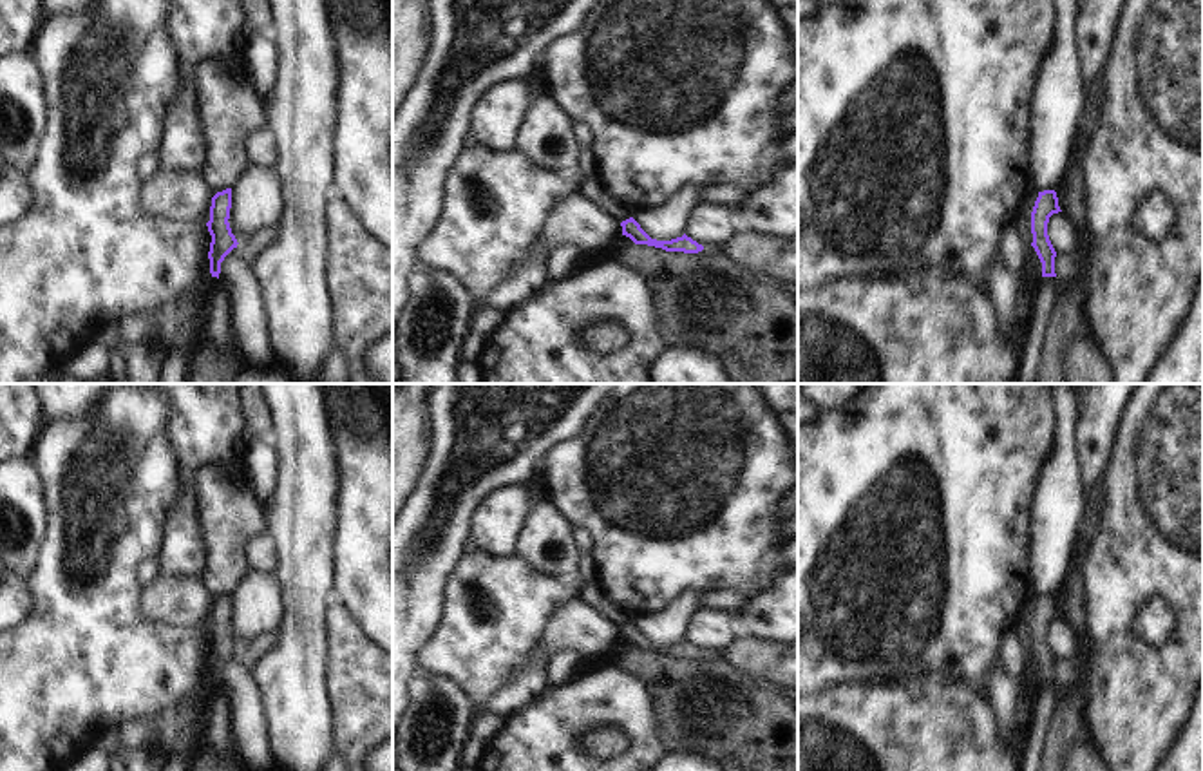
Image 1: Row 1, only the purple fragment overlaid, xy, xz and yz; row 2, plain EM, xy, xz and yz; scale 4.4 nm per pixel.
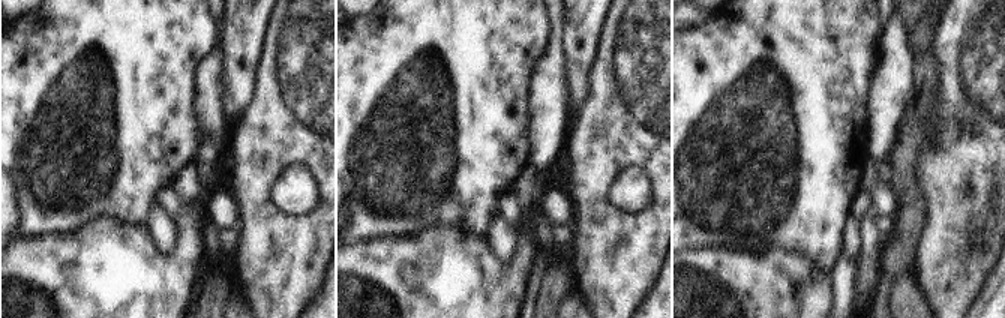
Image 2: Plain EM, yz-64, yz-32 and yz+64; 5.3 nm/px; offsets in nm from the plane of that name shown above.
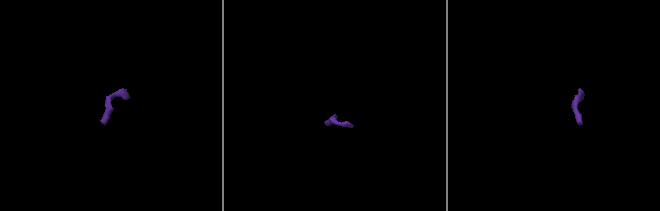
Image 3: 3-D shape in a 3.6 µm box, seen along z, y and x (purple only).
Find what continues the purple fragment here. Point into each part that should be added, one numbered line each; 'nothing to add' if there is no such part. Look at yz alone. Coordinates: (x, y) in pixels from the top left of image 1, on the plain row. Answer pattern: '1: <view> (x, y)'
nothing to add

